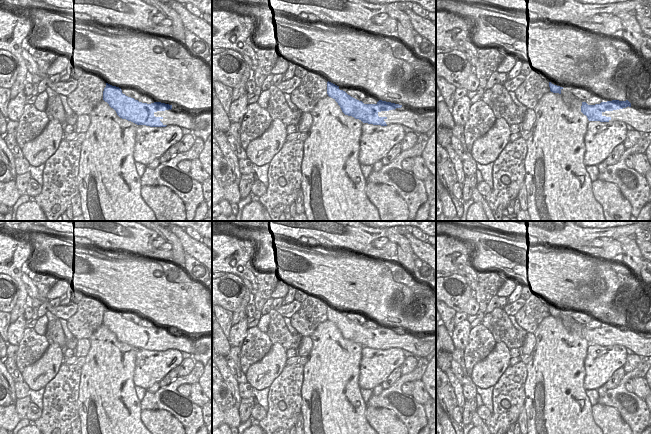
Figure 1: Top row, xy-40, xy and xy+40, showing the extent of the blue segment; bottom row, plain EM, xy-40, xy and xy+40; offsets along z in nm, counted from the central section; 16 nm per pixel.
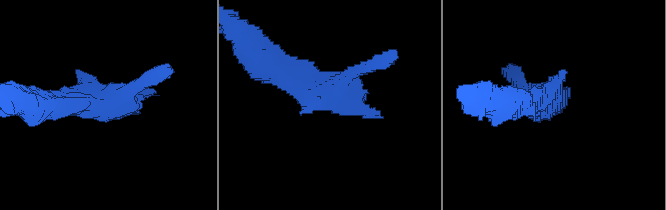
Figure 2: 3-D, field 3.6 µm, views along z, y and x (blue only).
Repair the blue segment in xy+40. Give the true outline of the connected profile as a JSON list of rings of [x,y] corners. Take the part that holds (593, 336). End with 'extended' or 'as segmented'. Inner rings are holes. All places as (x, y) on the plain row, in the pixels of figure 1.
[[[612,324],[595,329],[582,326],[581,330],[581,336],[587,340],[589,345],[622,345],[640,357],[651,356],[651,338],[648,338],[648,335],[651,335],[651,332],[640,332],[628,324]]]; extended

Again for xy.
[[[327,306],[327,318],[340,330],[345,339],[361,344],[363,347],[387,350],[401,348],[415,357],[426,357],[436,348],[435,341],[425,341],[422,335],[391,326],[379,324],[376,328],[364,328],[339,310]]]; extended

